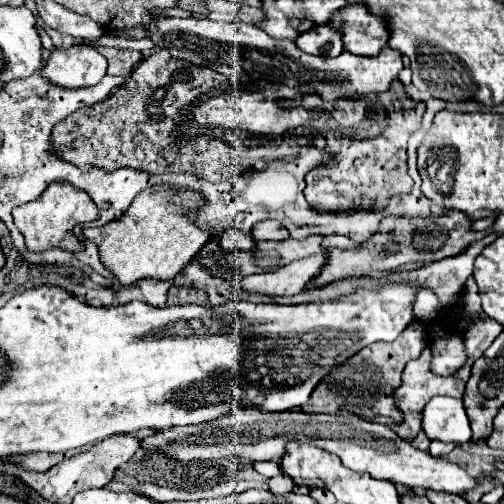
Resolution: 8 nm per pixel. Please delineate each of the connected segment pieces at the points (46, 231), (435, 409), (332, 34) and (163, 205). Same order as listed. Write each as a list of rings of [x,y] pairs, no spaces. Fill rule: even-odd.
[[[52,183],[42,193],[40,199],[26,203],[22,207],[16,207],[12,211],[12,215],[14,215],[14,225],[26,239],[28,251],[42,253],[42,251],[58,247],[58,249],[64,249],[70,253],[80,253],[84,249],[84,245],[74,237],[72,229],[74,229],[74,225],[80,225],[84,221],[98,219],[98,209],[84,191],[74,189],[70,183]]]
[[[434,397],[422,411],[422,431],[432,441],[466,445],[472,437],[470,419],[462,407],[462,399]]]
[[[326,25],[314,27],[312,31],[306,31],[304,35],[300,35],[296,39],[296,45],[304,53],[310,53],[310,55],[336,57],[336,55],[340,55],[344,51],[340,35],[336,31],[332,31],[330,27],[326,27]]]
[[[166,185],[152,187],[140,193],[120,219],[104,227],[84,229],[84,237],[90,239],[100,249],[102,265],[114,275],[114,279],[120,285],[134,285],[142,279],[172,281],[192,261],[192,257],[208,243],[210,233],[200,231],[184,215],[172,211],[168,207],[170,201],[178,205],[200,207],[204,203],[204,197],[196,191],[182,191],[176,195],[168,191]]]

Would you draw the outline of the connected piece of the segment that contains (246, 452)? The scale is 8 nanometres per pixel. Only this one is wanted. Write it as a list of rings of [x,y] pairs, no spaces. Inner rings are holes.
[[[238,407],[238,413],[222,415],[220,419],[170,427],[158,431],[140,441],[146,453],[160,451],[166,457],[188,463],[194,459],[222,459],[222,457],[240,457],[244,461],[280,461],[284,457],[286,445],[290,441],[312,443],[328,453],[340,457],[340,461],[360,473],[370,473],[374,479],[388,479],[398,487],[408,489],[434,489],[448,493],[464,493],[476,485],[476,479],[470,477],[462,467],[442,459],[432,457],[428,451],[414,449],[406,439],[400,439],[394,431],[384,425],[342,415],[324,415],[324,413],[268,413],[258,407]]]

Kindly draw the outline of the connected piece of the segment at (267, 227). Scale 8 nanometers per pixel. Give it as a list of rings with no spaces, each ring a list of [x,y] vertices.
[[[260,221],[254,225],[252,235],[256,241],[280,241],[280,239],[288,239],[288,229],[276,221]]]

